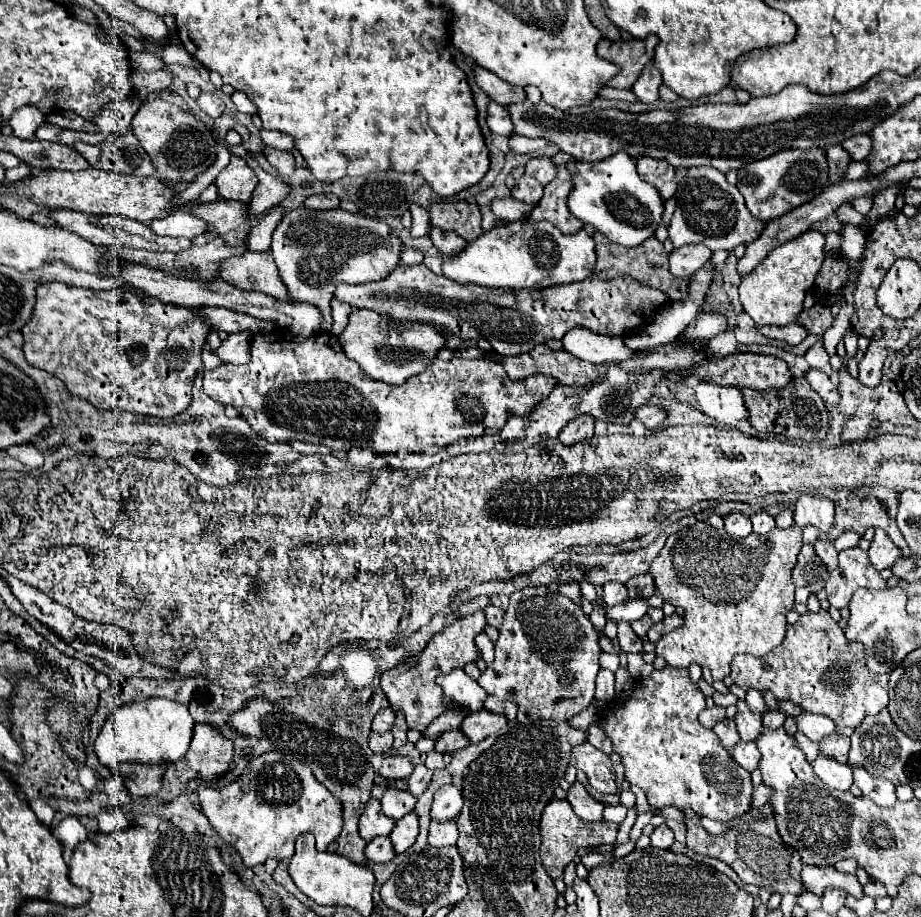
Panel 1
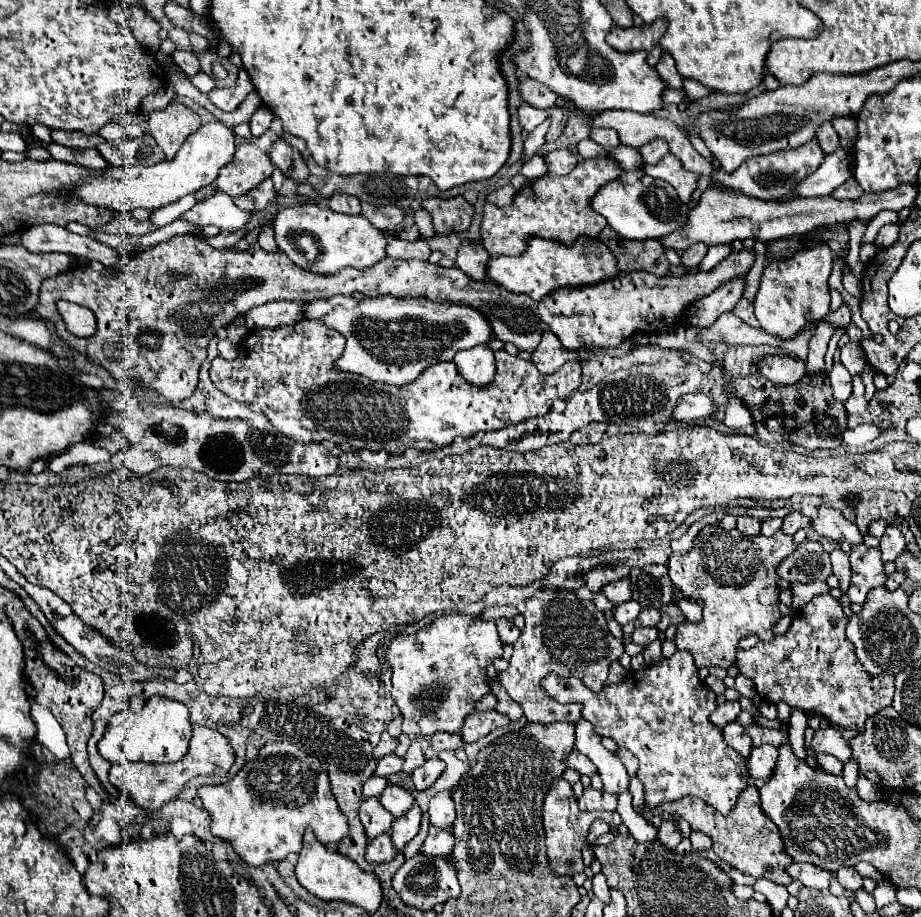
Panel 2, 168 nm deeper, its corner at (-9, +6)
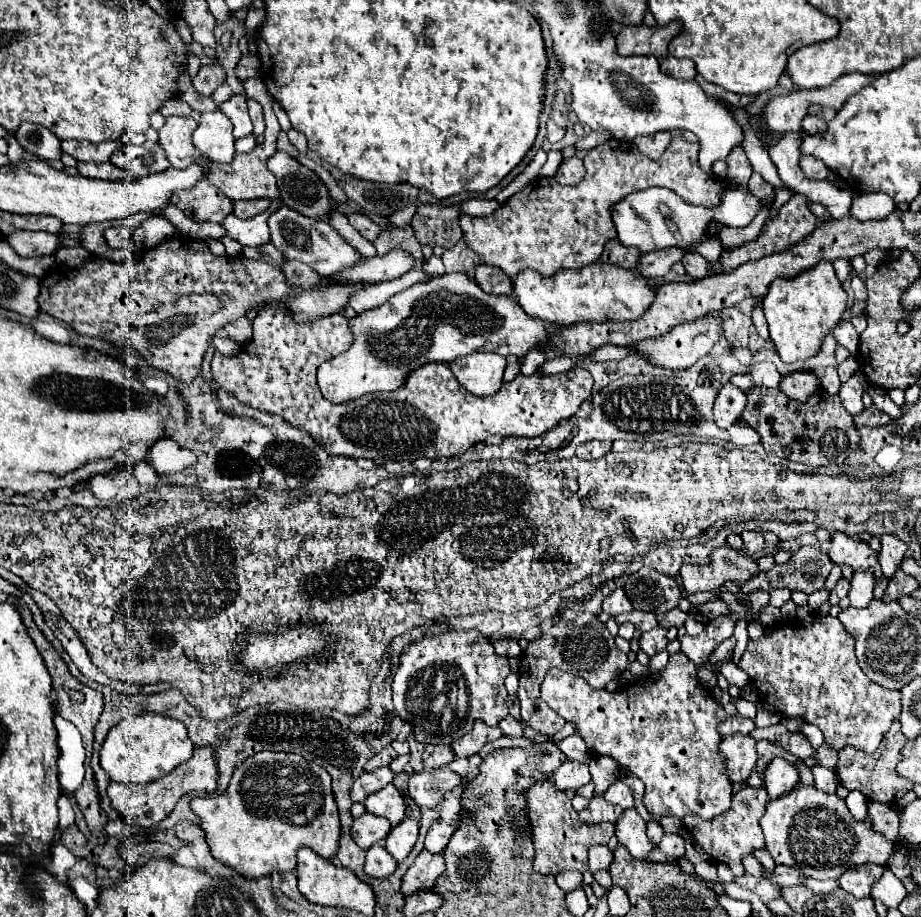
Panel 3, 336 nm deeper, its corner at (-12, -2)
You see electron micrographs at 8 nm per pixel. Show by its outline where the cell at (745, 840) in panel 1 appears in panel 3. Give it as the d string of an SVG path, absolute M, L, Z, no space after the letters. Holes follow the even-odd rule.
M746 786L742 788L740 792L734 794L732 798L732 806L730 810L726 810L724 814L716 816L714 820L702 820L700 816L694 816L694 814L686 814L684 816L684 824L686 828L690 830L690 834L694 836L694 840L702 846L702 850L718 860L718 862L724 862L734 876L742 876L744 874L744 866L742 866L742 858L744 856L750 856L754 854L756 850L762 850L764 848L764 840L762 840L762 830L758 826L760 818L762 818L762 812L764 812L764 806L768 802L768 794L766 794L766 788L752 788L752 786Z

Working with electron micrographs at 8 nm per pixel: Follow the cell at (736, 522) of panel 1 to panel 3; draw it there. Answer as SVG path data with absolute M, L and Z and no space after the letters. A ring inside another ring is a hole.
M742 532L742 540L744 540L744 550L748 554L764 550L764 536L760 532Z

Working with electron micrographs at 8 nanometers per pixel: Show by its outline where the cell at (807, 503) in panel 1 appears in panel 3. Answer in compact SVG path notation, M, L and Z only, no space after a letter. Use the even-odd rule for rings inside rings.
M832 532L828 556L830 556L832 562L848 564L854 570L874 568L876 578L882 578L880 564L878 564L878 554L874 554L872 548L866 542L862 542L858 538L850 538L844 532Z

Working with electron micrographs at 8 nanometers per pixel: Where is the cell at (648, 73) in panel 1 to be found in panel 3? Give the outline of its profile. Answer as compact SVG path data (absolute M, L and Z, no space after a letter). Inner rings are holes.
M666 56L666 60L660 62L660 68L664 74L674 76L674 78L682 78L682 80L692 80L696 76L696 68L690 60L686 58L674 58L674 56Z

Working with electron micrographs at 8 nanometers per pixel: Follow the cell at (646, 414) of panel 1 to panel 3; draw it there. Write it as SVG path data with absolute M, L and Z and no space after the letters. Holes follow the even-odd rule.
M732 384L722 386L714 402L714 422L718 422L720 428L728 428L740 418L744 406L746 406L746 396L740 388Z

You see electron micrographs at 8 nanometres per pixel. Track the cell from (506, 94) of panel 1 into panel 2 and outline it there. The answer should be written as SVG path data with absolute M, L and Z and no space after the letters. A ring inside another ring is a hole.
M523 78L521 80L521 94L525 98L527 104L531 106L537 106L537 108L543 108L543 110L549 110L555 106L555 100L557 100L557 94L547 90L547 86L531 80L531 78Z

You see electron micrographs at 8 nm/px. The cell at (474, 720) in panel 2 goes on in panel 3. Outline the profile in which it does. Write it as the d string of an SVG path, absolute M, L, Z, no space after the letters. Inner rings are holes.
M478 720L478 724L474 724L474 728L472 728L466 736L454 740L452 750L456 752L458 758L468 758L468 756L476 754L486 742L496 740L496 738L500 738L500 736L502 736L502 730L500 730L498 726L490 728L490 726L486 726L486 724L482 724L482 722Z

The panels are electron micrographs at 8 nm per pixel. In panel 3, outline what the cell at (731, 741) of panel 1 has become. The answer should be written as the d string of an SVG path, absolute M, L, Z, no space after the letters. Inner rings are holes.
M726 736L720 744L720 754L726 756L726 774L732 782L742 782L756 766L756 742L752 736Z

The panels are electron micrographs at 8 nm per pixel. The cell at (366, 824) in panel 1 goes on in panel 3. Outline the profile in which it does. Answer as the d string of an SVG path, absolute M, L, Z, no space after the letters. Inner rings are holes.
M366 812L366 814L362 814L360 818L354 820L352 838L360 848L368 850L372 844L382 842L388 836L390 828L392 826L390 826L388 820L382 820L378 816L370 816L370 812Z

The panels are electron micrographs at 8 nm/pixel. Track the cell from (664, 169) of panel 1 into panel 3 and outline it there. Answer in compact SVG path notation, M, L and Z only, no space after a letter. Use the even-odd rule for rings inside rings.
M658 132L658 134L654 134L654 136L636 136L636 138L634 138L634 144L636 144L636 148L638 148L644 156L650 156L652 160L654 160L654 158L658 160L658 158L662 156L662 152L668 148L670 140L672 140L670 132Z

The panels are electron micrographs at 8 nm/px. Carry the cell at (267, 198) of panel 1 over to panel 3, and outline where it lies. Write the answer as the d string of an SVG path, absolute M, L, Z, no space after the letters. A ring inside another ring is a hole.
M256 198L256 200L238 200L234 202L232 214L238 218L250 218L256 214L262 214L270 206L268 198Z

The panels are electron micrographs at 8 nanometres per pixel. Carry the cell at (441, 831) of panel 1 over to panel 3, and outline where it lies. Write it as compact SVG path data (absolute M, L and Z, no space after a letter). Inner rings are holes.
M422 850L416 862L408 868L408 872L402 878L402 894L410 894L420 888L432 888L436 878L444 872L444 868L446 864L442 860L442 854Z

